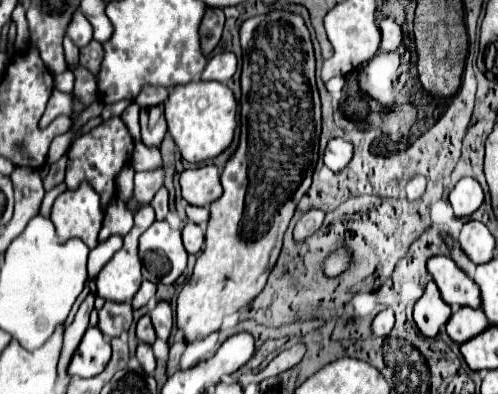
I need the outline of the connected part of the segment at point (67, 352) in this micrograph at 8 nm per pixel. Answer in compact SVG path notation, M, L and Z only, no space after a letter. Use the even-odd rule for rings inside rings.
M89 292L89 296L81 302L81 306L75 314L75 320L65 330L65 342L63 342L63 350L61 350L61 358L59 358L59 376L61 378L67 376L65 366L69 364L69 356L73 356L73 352L77 350L77 344L81 342L81 336L89 328L89 312L93 310L95 298L97 298L97 294Z

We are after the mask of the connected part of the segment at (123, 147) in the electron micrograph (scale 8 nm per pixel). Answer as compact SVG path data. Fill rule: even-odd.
M113 116L113 118L105 120L103 124L99 124L97 128L93 128L91 132L79 136L71 144L65 184L67 184L67 188L77 188L79 180L89 180L89 184L101 196L103 208L107 208L107 204L115 196L115 178L117 178L119 170L129 162L131 154L133 154L133 138L131 138L127 126L123 124L123 120L119 116Z

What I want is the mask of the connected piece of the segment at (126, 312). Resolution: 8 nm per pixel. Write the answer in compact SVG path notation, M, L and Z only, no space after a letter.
M105 302L105 306L99 310L97 328L103 332L103 336L111 340L119 336L123 330L127 330L131 322L133 322L133 308L129 304Z

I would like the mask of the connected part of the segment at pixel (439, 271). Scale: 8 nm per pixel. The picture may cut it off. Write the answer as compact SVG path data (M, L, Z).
M431 256L427 260L427 270L433 276L443 300L451 306L471 306L481 308L479 288L473 284L465 272L461 272L449 256Z

